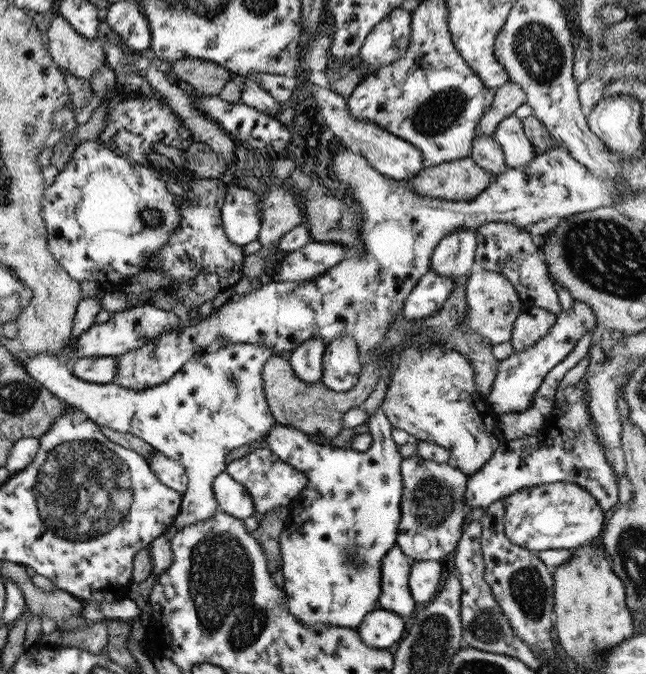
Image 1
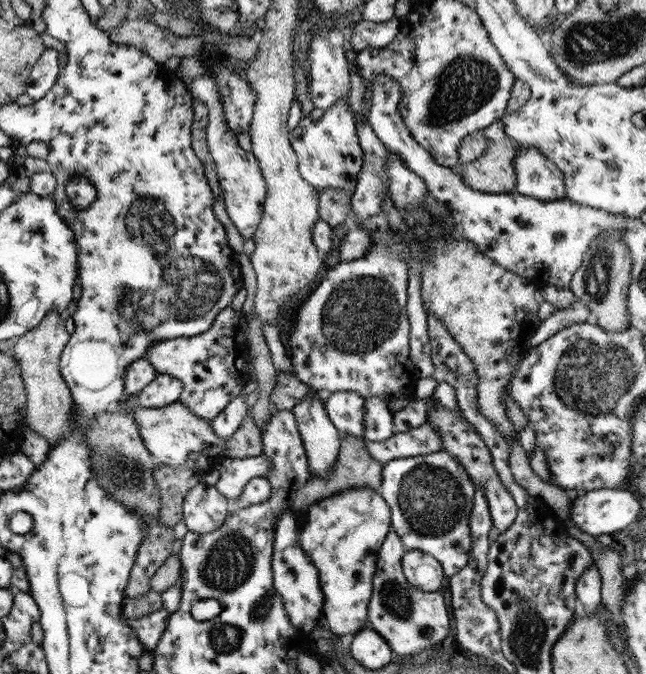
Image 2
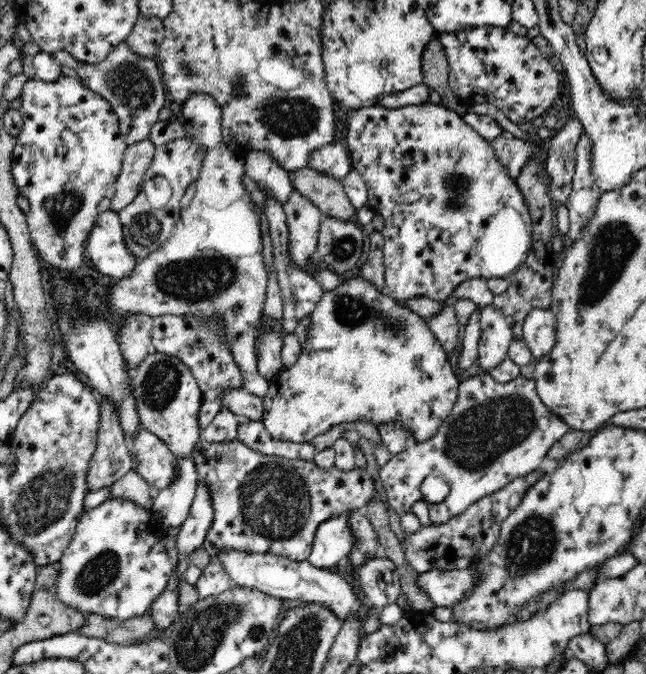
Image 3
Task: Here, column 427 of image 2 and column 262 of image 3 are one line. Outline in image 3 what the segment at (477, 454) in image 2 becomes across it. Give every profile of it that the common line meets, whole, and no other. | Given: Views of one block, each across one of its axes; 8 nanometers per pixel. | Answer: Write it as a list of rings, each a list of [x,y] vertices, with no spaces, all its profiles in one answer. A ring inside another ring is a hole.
[[[356,272],[338,288],[324,292],[310,317],[311,326],[298,361],[279,371],[273,377],[272,389],[263,396],[261,422],[270,437],[280,442],[312,443],[316,436],[338,424],[358,420],[368,420],[376,427],[402,422],[414,432],[413,441],[425,441],[436,434],[453,409],[460,383],[447,362],[447,352],[424,318],[378,293]]]

